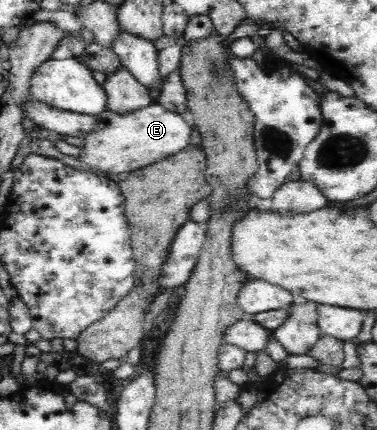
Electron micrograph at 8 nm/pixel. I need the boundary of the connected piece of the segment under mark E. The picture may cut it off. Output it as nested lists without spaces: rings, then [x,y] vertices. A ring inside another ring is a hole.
[[[152,102],[138,110],[124,114],[112,112],[107,108],[95,116],[95,127],[84,138],[84,147],[79,156],[86,168],[92,168],[96,174],[118,174],[142,169],[144,166],[162,161],[171,154],[179,153],[189,145],[194,125],[190,126],[176,111],[168,110],[160,103]]]

